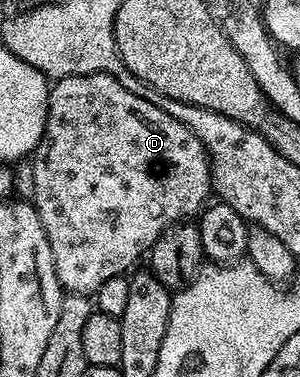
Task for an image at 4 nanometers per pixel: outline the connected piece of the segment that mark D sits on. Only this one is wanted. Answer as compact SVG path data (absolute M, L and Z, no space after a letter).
M104 72L97 74L85 74L84 76L66 76L55 80L50 85L47 93L47 121L43 131L43 140L35 147L31 164L31 188L35 191L33 203L37 214L41 218L41 226L45 226L45 234L49 238L49 246L53 250L53 262L57 266L57 278L61 286L68 293L90 297L98 292L109 278L122 276L128 270L134 269L139 259L150 253L152 246L161 238L161 234L171 224L180 223L184 218L195 218L199 211L204 211L203 203L213 192L211 183L211 157L207 155L205 146L198 140L184 124L177 122L165 110L153 106L145 98L141 98L136 92L130 92L125 85L117 82L115 76Z

